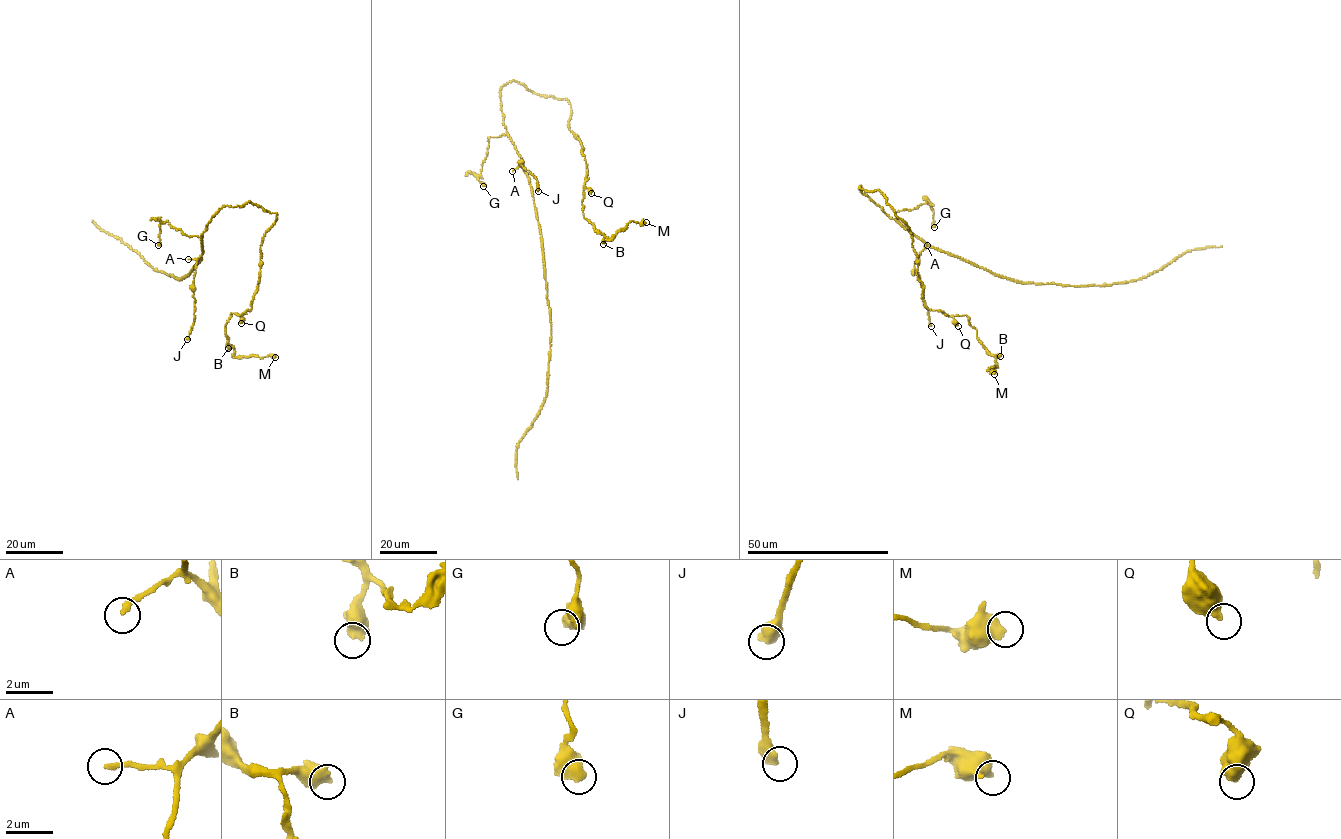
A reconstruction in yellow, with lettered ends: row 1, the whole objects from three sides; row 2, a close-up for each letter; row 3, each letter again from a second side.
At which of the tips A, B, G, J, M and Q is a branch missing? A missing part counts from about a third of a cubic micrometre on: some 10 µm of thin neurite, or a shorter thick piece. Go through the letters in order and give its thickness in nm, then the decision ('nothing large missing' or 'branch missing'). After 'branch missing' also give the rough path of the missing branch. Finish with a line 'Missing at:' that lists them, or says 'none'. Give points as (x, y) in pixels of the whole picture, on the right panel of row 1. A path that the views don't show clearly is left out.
A: calibre 240 nm; branch missing
B: calibre 550 nm; nothing large missing
G: calibre 600 nm; nothing large missing
J: calibre 550 nm; branch missing
M: calibre 700 nm; nothing large missing
Q: calibre 480 nm; nothing large missing
Missing at: A, J

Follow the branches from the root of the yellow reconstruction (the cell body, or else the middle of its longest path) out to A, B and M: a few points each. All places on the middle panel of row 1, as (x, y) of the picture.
A: (504, 118), (507, 134), (523, 165), (512, 171)
B: (504, 118), (499, 92), (513, 80), (568, 100), (569, 129), (587, 168), (582, 210), (603, 244)
M: (504, 118), (499, 92), (513, 80), (566, 99), (587, 168), (584, 218), (610, 239), (632, 221), (646, 222)

